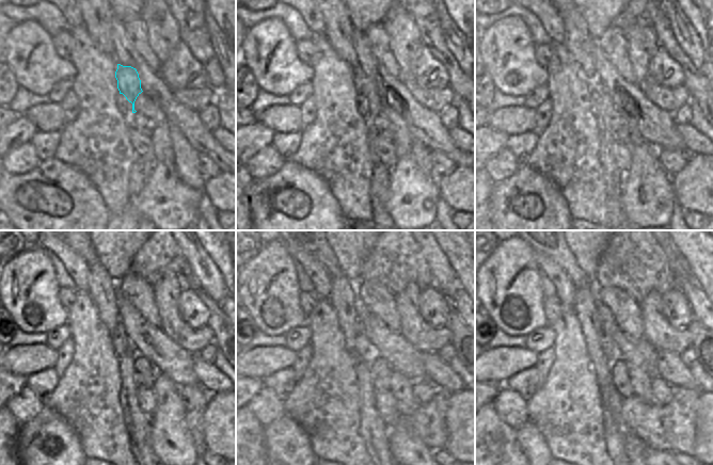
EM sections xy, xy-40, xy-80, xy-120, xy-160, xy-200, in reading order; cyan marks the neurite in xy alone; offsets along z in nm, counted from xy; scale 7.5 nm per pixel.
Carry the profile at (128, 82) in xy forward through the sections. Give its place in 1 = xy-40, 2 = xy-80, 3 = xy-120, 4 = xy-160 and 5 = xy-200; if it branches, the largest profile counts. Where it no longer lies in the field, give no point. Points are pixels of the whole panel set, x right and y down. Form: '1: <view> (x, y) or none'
1: xy-40 (364, 84)
2: xy-80 (614, 177)
3: xy-120 (137, 422)
4: xy-160 (374, 430)
5: xy-200 (613, 430)

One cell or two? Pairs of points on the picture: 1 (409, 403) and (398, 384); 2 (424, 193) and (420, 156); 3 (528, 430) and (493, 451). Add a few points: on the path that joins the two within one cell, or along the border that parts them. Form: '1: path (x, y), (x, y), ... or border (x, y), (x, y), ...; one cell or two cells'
1: path (405, 399), (398, 388); one cell
2: border (411, 154), (414, 162), (426, 174), (430, 175); two cells
3: border (513, 429), (517, 442), (525, 453); two cells

